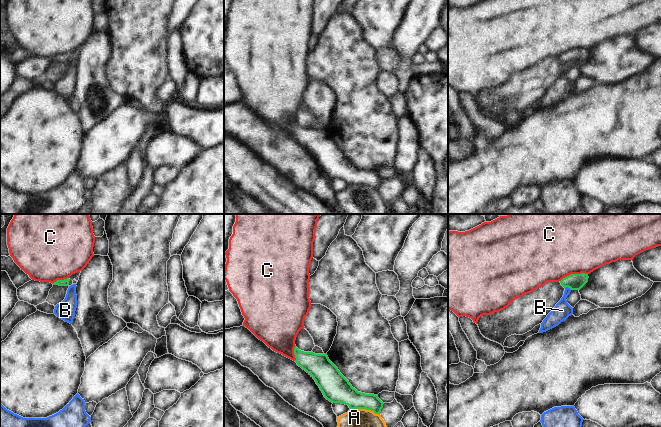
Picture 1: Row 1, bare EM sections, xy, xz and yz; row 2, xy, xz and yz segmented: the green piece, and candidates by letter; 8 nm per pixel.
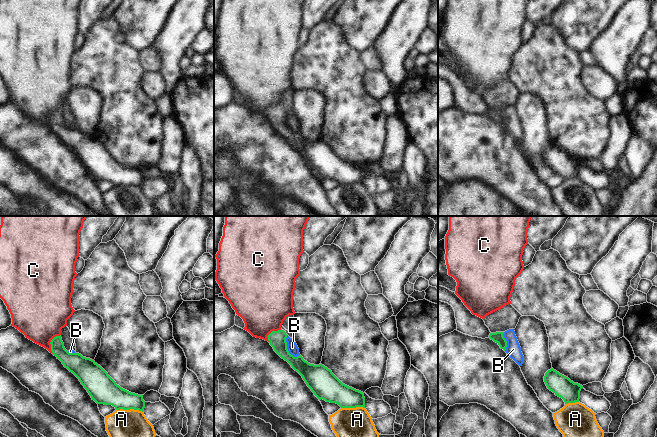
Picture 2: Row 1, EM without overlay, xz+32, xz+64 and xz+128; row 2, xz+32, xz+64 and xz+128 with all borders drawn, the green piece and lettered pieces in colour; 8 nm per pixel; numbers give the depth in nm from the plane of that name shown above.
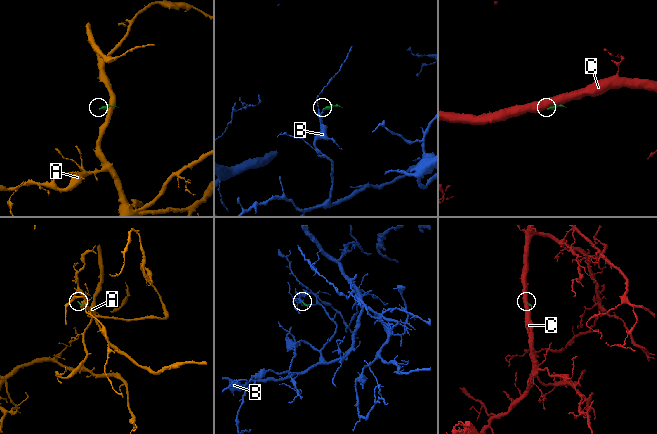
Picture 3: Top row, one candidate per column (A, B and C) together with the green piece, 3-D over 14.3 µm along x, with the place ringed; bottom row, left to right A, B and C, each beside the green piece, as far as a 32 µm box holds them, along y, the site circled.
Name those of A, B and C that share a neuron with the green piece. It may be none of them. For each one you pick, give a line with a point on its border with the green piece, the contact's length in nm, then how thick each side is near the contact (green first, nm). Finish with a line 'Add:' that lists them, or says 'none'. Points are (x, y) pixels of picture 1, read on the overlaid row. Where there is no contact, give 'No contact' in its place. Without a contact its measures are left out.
Add: none

